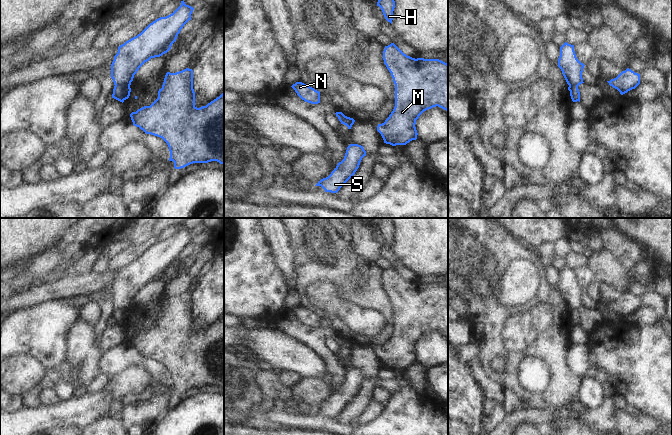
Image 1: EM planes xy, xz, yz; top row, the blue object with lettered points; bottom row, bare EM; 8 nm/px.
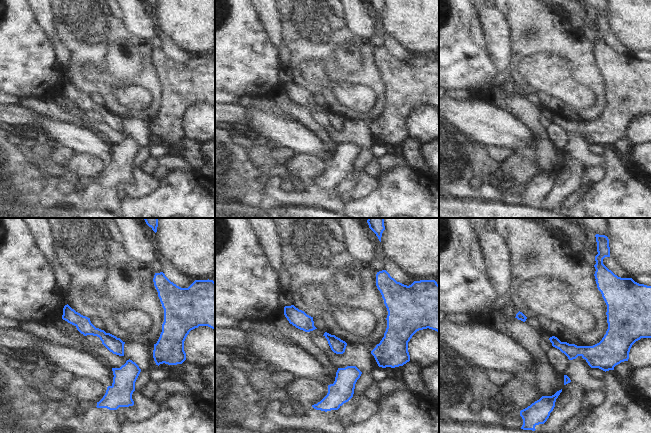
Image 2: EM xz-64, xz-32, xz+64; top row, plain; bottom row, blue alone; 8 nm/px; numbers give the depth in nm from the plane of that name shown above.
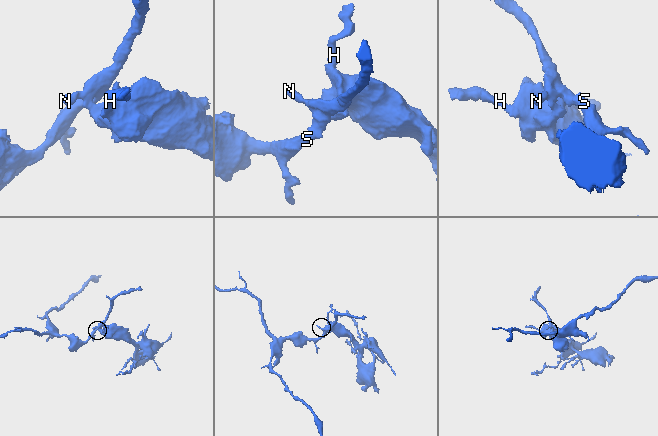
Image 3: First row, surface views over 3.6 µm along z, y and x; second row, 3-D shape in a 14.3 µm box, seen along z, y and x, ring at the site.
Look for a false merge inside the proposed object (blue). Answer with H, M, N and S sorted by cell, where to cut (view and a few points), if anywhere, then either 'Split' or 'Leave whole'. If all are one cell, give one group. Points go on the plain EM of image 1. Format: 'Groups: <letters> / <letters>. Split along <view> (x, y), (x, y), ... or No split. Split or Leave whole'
Groups: H M / N S. Split along xy (115, 308), (129, 310). Split.

